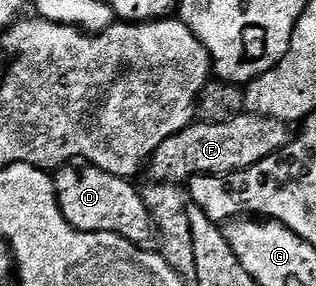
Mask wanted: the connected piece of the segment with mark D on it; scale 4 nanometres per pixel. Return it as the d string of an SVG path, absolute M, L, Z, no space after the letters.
M64 165L54 172L55 196L59 202L61 213L69 225L79 231L100 231L101 233L117 233L138 247L150 248L156 242L157 232L151 221L149 209L145 209L145 201L140 188L134 187L134 182L122 179L116 175L105 173L101 169L87 165Z

